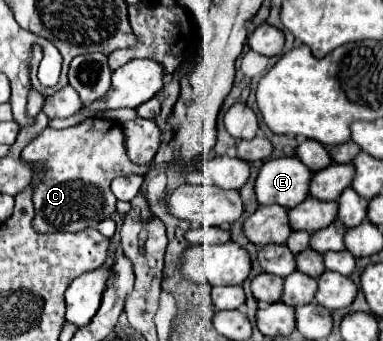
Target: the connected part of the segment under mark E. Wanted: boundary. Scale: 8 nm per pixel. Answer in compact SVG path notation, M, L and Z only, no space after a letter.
M277 157L263 163L257 181L255 195L261 205L277 203L285 209L299 205L309 193L311 171L297 157Z

